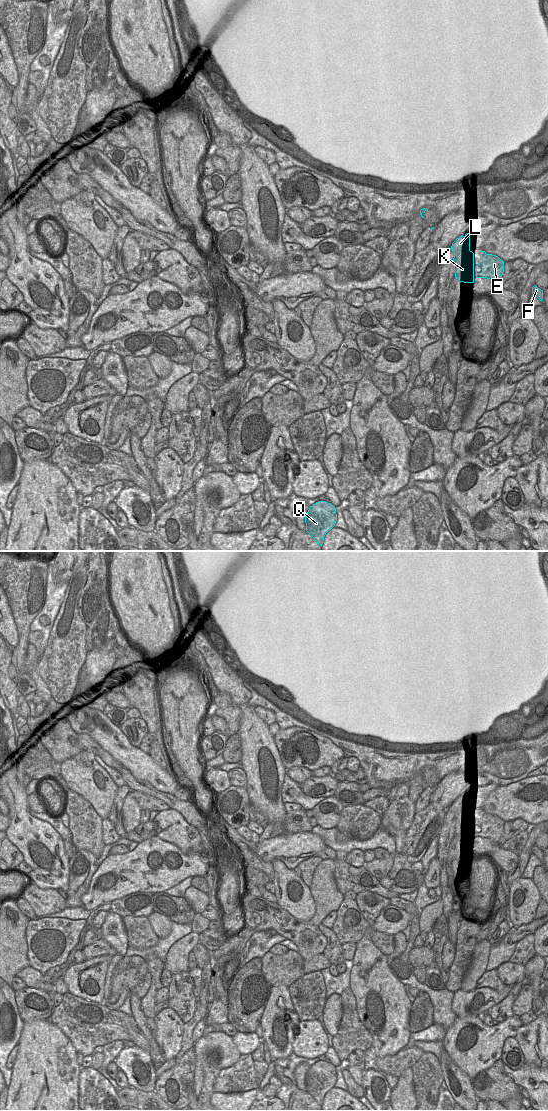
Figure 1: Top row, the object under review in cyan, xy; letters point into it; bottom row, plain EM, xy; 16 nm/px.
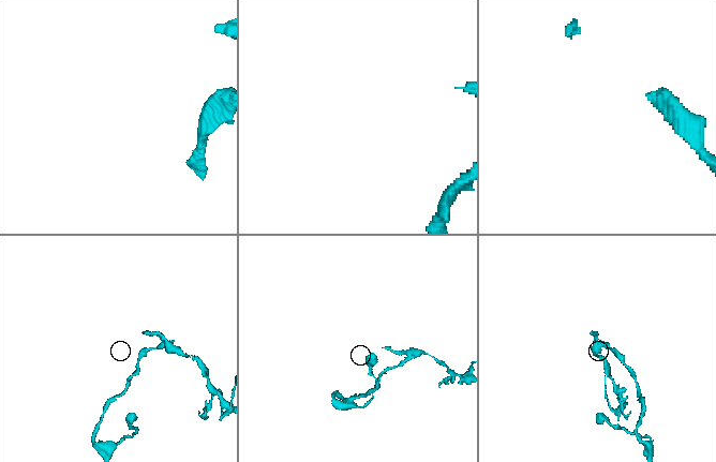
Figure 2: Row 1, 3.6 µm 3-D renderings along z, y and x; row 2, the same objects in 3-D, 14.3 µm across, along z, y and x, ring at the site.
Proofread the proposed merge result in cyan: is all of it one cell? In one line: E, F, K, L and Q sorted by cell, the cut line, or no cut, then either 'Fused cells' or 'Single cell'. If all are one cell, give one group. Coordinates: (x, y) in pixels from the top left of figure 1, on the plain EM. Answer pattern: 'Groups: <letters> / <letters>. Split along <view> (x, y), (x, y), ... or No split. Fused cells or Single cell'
Groups: E F K L / Q. Split along xy (464, 796), (464, 799), (469, 803). Fused cells

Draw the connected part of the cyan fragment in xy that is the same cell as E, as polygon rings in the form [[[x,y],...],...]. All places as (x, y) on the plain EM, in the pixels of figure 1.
[[[465,796],[457,798],[451,806],[454,812],[455,838],[460,842],[474,843],[474,838],[487,838],[499,842],[504,832],[504,821],[498,816],[480,811],[480,822],[474,825],[474,813],[470,810]]]

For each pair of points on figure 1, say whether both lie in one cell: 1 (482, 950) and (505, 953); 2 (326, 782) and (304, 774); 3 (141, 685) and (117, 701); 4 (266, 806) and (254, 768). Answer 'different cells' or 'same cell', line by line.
1: different cells
2: different cells
3: different cells
4: same cell

